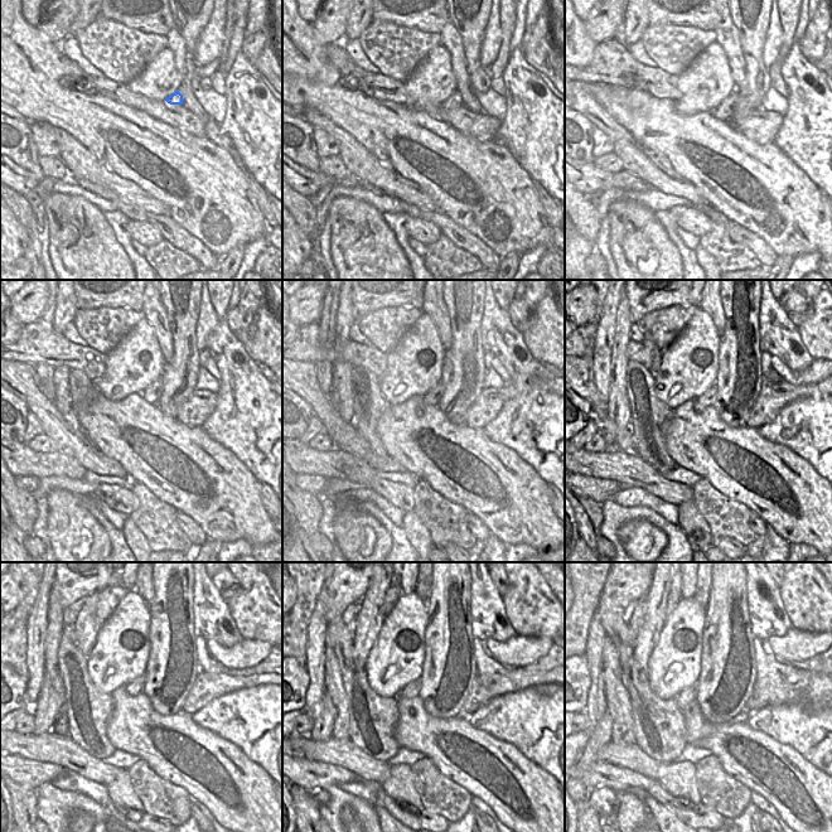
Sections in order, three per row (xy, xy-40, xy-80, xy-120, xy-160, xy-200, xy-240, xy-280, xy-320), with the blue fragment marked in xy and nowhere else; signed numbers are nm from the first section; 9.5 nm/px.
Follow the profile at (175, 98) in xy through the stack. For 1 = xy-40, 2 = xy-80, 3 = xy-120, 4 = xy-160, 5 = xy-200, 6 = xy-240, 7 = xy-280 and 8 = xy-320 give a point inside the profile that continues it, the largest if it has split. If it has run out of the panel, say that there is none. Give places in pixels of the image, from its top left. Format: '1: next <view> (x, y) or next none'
1: next xy-40 (455, 101)
2: next xy-80 (722, 111)
3: next xy-120 (151, 393)
4: next xy-160 (431, 397)
5: next xy-200 (707, 398)
6: next xy-240 (134, 687)
7: next xy-280 (411, 690)
8: next xy-320 (688, 693)

